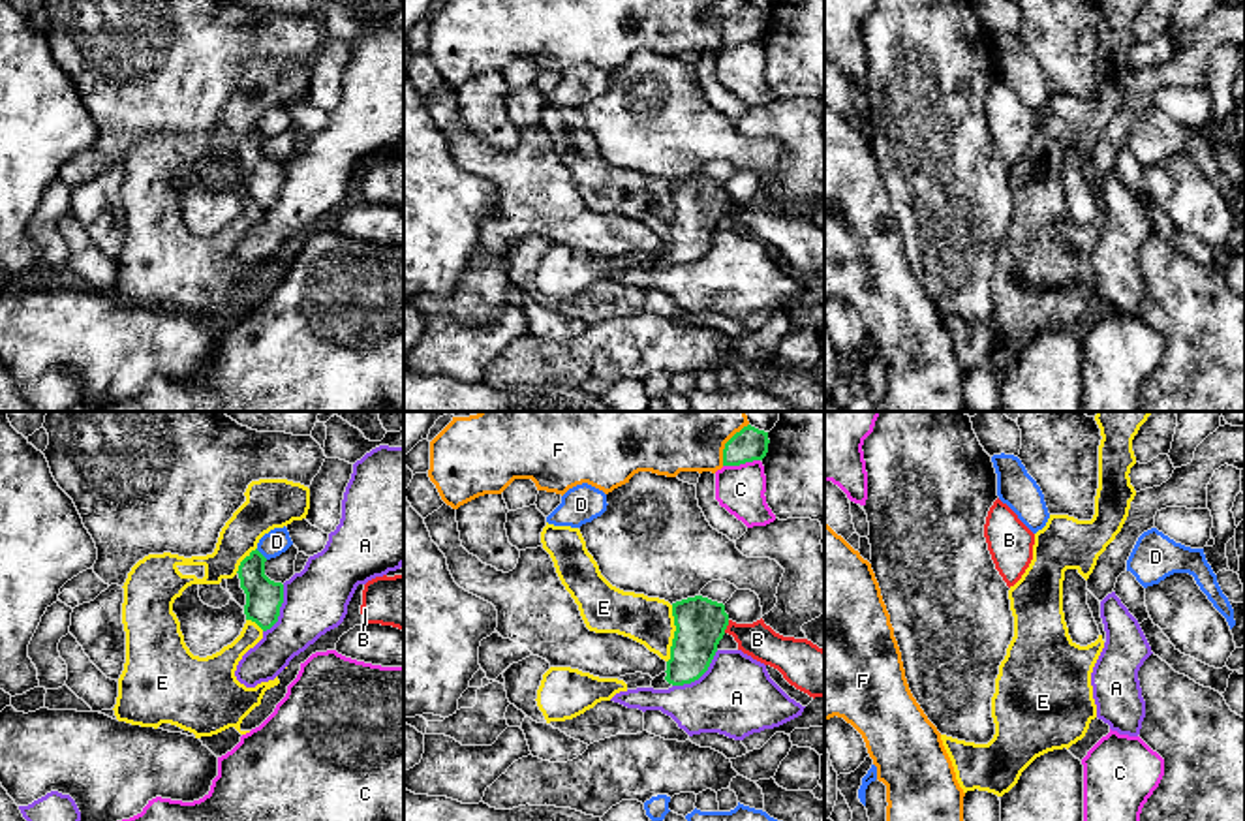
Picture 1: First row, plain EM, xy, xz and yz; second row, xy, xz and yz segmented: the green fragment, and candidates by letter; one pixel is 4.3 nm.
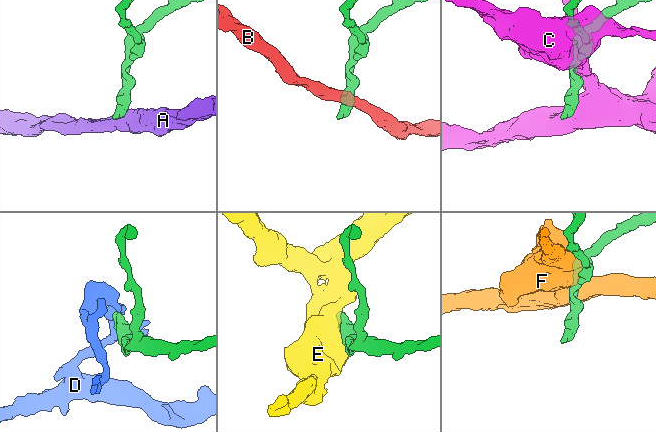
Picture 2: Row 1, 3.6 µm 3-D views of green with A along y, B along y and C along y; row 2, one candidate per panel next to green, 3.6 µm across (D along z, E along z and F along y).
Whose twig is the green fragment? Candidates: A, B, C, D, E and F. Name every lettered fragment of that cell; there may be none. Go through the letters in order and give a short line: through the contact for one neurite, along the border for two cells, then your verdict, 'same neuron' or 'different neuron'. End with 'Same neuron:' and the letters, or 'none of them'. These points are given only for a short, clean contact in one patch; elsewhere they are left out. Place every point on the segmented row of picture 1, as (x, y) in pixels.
A: line xz (718, 650), (710, 666), (697, 679), (673, 686); different neuron
B: line xz (729, 620), (723, 632); different neuron
C: different neuron
D: line xy (256, 549), (267, 558); different neuron
E: different neuron
F: different neuron
Same neuron: none of them

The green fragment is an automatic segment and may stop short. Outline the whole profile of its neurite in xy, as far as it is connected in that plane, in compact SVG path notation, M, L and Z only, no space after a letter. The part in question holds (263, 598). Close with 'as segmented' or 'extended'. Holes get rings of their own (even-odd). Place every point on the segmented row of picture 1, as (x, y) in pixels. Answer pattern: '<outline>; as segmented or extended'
M255 549L240 562L237 575L225 579L227 590L244 609L246 620L255 622L263 631L278 622L284 603L284 584L265 575L265 562L267 558Z; extended

